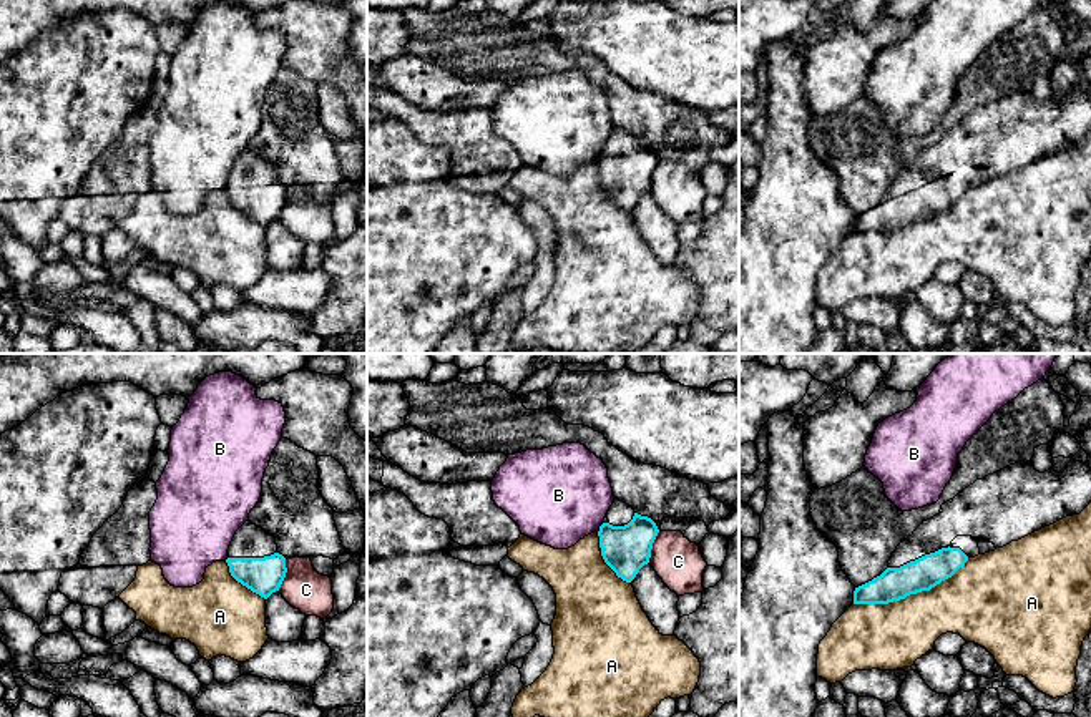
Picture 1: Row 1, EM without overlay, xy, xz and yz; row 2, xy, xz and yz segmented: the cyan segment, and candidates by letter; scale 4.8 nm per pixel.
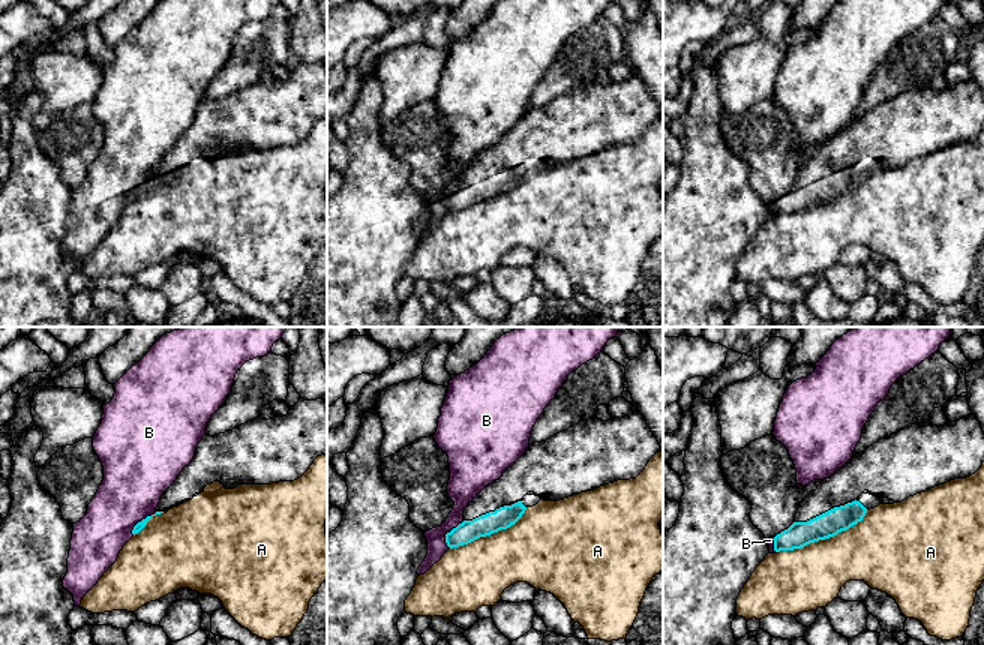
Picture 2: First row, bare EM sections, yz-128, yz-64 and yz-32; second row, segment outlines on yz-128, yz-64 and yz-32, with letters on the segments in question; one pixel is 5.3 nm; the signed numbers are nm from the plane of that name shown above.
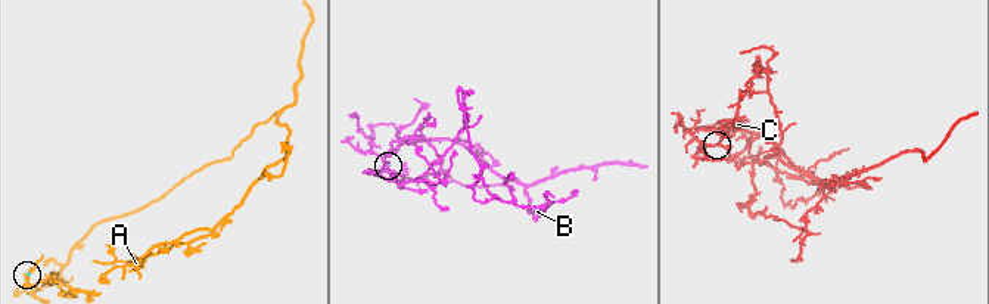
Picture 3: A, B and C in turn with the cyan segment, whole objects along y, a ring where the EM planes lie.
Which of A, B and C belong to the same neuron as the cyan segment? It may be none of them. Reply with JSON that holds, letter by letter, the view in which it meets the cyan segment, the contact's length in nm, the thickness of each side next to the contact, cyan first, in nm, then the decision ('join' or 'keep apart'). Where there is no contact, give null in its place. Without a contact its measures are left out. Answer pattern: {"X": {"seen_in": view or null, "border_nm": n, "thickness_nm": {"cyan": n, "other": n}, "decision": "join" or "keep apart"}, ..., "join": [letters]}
{"A": {"seen_in": "yz", "border_nm": 600, "thickness_nm": {"cyan": 160, "other": 320}, "decision": "keep apart"}, "B": {"seen_in": "xz", "border_nm": 50, "thickness_nm": {"cyan": 220, "other": 460}, "decision": "keep apart"}, "C": {"seen_in": "xz", "border_nm": 170, "thickness_nm": {"cyan": 220, "other": 240}, "decision": "keep apart"}, "join": []}

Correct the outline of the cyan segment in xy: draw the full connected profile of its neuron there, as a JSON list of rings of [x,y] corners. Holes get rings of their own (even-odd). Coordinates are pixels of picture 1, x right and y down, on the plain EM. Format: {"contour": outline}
{"contour": [[[249,148],[236,159],[226,191],[237,211],[264,227],[279,219],[287,201],[276,166]]]}

